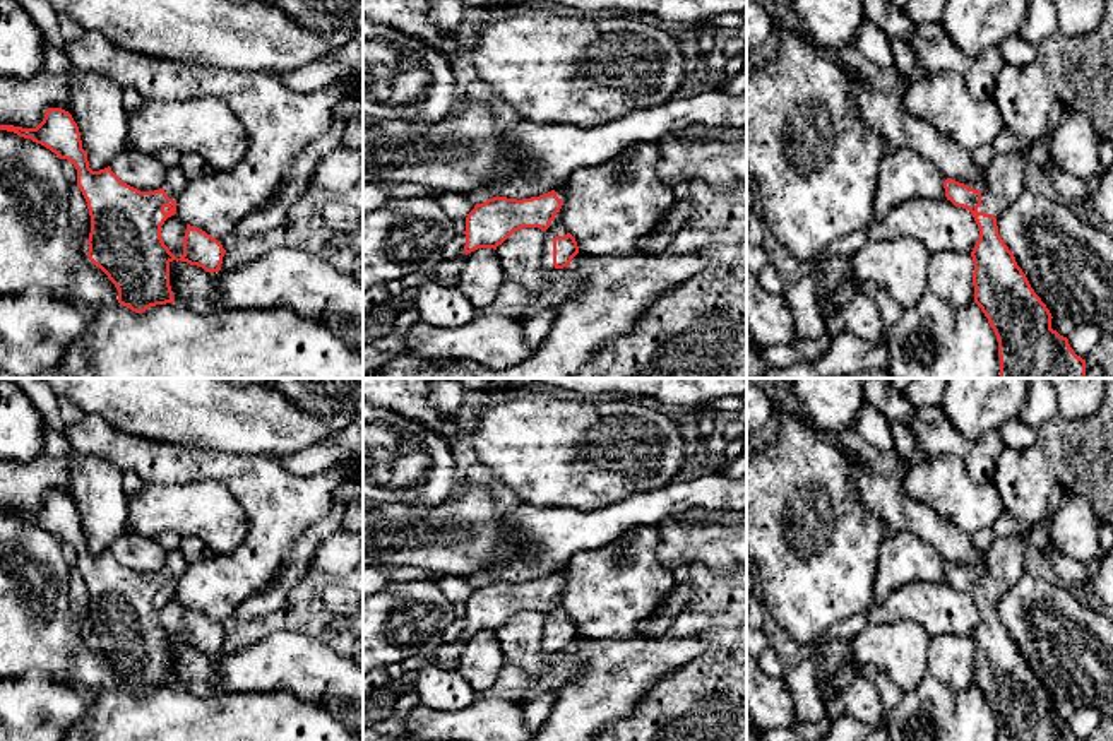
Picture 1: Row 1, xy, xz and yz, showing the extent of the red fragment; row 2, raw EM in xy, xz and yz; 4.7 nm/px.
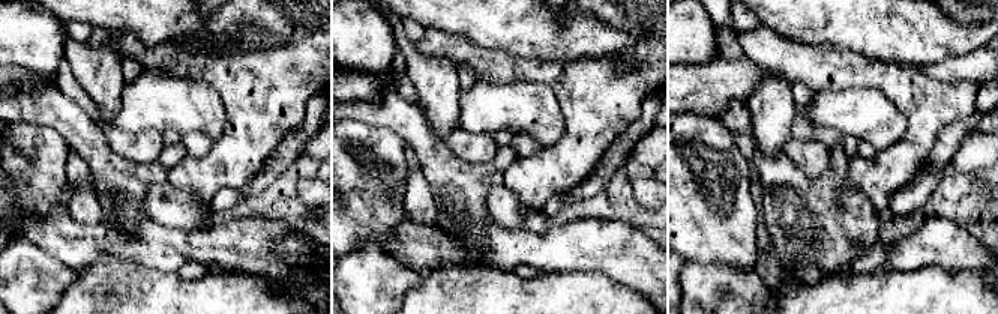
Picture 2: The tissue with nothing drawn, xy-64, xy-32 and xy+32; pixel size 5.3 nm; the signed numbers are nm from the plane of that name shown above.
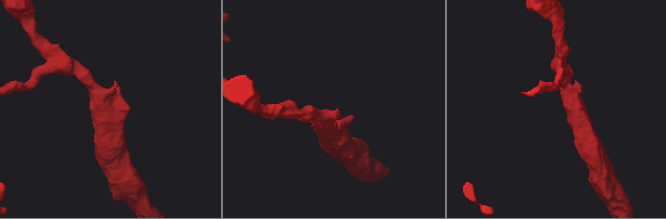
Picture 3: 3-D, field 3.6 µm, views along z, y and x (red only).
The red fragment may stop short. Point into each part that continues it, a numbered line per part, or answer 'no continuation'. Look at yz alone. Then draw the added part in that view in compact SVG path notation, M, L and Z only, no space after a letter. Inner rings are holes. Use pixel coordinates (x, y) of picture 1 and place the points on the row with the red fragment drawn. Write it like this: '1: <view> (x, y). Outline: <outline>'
1: yz (1004, 177). Outline: M1026 152L997 154L985 168L985 187L974 181L962 181L969 188L981 192L978 212L998 217L1000 210L1012 204L1024 192L1024 178L1029 166Z

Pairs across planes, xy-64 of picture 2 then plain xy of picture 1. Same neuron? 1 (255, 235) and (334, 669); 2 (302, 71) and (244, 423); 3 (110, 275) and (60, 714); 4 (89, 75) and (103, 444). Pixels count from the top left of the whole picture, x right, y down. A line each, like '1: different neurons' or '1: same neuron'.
1: same neuron
2: different neurons
3: different neurons
4: different neurons

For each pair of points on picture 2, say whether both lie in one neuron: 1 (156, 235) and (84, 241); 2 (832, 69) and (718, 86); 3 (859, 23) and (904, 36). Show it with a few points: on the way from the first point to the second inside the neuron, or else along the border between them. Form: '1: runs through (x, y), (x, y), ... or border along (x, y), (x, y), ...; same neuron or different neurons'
1: runs through (138, 245), (102, 241); same neuron
2: border along (751, 59), (784, 75); different neurons
3: runs through (869, 23), (890, 23), (893, 26); same neuron

